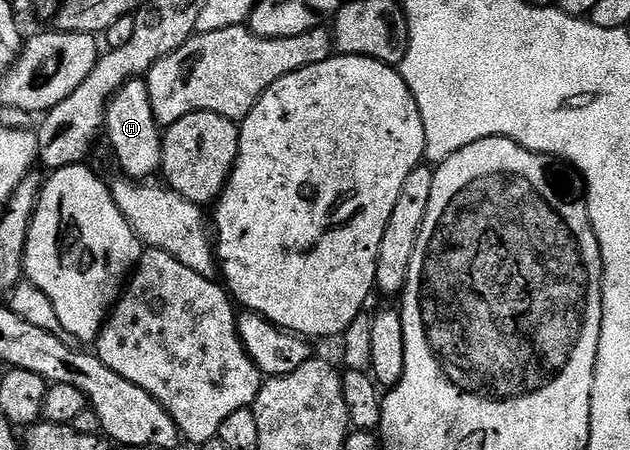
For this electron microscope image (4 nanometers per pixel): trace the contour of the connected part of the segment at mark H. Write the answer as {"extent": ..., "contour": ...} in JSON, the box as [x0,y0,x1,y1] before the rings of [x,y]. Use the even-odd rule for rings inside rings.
{"extent":[104,80,162,179],"contour":[[[145,80],[126,81],[112,94],[106,107],[104,141],[110,144],[118,165],[130,179],[150,179],[162,168],[162,134],[152,103],[148,99]]]}

